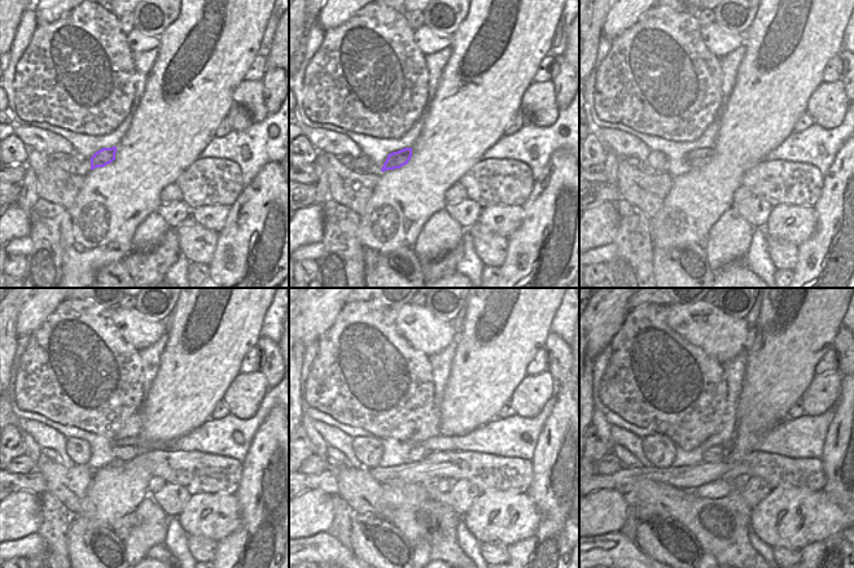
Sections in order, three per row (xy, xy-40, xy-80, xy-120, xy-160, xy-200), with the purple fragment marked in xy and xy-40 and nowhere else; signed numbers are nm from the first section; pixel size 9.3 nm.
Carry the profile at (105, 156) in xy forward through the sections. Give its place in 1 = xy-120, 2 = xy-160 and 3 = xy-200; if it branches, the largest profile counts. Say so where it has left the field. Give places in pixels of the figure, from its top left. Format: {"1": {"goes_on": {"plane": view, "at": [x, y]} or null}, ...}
{"1": {"goes_on": {"plane": "xy-120", "at": [122, 453]}}, "2": {"goes_on": {"plane": "xy-160", "at": [419, 453]}}, "3": {"goes_on": {"plane": "xy-200", "at": [717, 453]}}}

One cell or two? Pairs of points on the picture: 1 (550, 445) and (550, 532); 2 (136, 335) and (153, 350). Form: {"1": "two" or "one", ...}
{"1": "one", "2": "two"}

